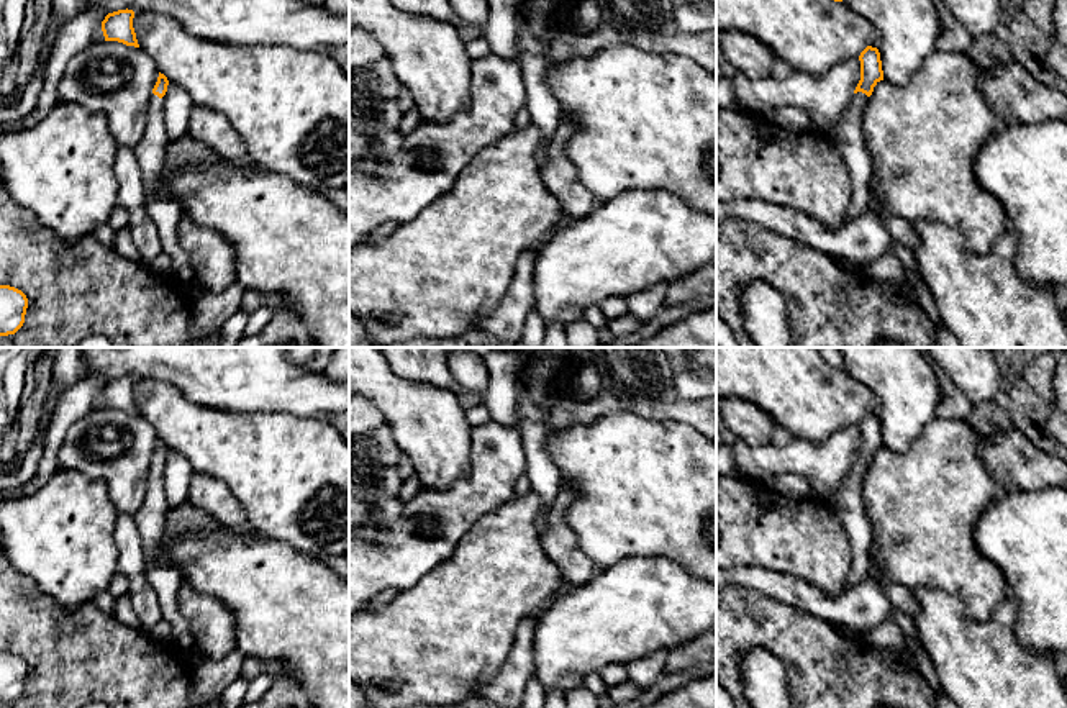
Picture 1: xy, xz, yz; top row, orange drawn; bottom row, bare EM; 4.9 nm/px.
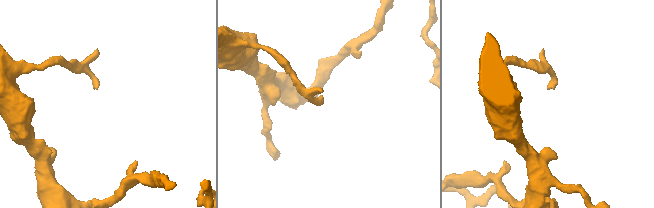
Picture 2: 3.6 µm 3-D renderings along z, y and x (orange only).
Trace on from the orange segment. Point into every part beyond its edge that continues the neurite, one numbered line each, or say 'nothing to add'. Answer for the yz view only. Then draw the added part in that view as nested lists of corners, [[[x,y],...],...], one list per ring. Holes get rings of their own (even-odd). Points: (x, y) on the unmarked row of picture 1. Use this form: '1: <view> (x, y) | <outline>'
1: yz (848, 503) | [[[862,459],[851,464],[842,488],[831,505],[847,533],[852,551],[852,564],[844,590],[856,587],[869,577],[869,551],[874,533],[862,497],[862,480],[867,467],[869,464]]]

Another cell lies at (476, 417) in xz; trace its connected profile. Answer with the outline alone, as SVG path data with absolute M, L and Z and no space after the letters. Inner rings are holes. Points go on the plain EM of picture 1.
M482 402L480 405L467 410L465 420L467 420L467 423L470 424L472 429L488 423L490 415L488 415L488 410L487 410L485 403Z

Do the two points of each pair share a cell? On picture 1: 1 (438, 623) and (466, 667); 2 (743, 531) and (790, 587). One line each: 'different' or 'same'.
1: same
2: different

